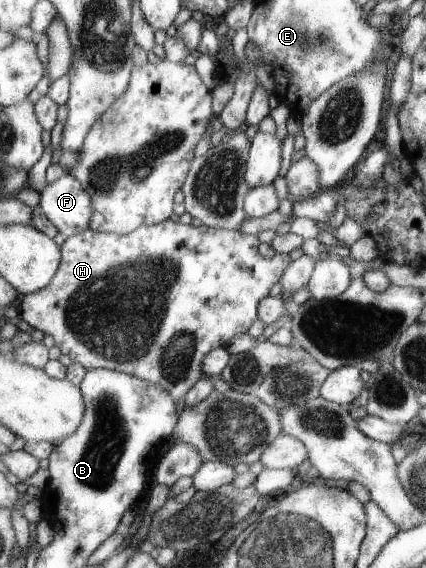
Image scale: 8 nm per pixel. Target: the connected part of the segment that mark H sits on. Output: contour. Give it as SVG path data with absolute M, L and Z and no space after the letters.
M168 218L154 225L140 225L127 235L96 232L87 228L82 233L76 233L66 238L64 243L60 245L61 259L58 269L48 281L48 285L34 291L34 293L28 293L18 298L16 303L19 312L17 320L22 320L32 329L50 335L54 339L54 345L60 350L60 354L67 355L72 362L82 365L87 371L95 368L105 368L136 377L150 383L150 385L156 385L158 389L162 389L176 404L200 377L206 377L202 373L202 369L200 369L202 359L206 357L206 353L225 346L234 335L245 333L248 327L257 319L258 303L268 296L269 289L279 282L284 269L292 261L289 255L284 253L274 253L274 257L270 258L262 257L257 246L257 237L251 234L206 226L192 227L190 224L174 223Z

